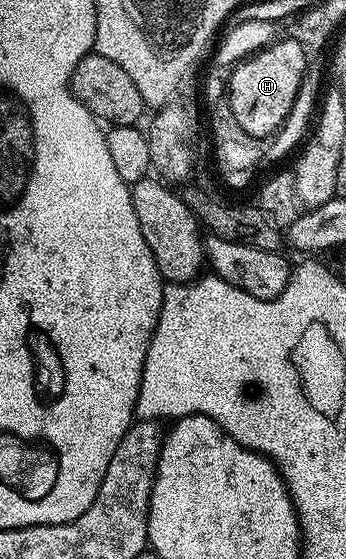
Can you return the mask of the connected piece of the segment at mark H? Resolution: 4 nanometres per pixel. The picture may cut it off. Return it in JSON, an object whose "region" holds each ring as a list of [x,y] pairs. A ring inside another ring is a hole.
{"region":[[[291,37],[277,38],[263,50],[236,64],[227,88],[228,108],[246,133],[255,139],[267,140],[267,135],[274,134],[280,126],[281,130],[289,122],[292,106],[304,82],[306,66],[302,45],[298,45],[298,41]]]}

